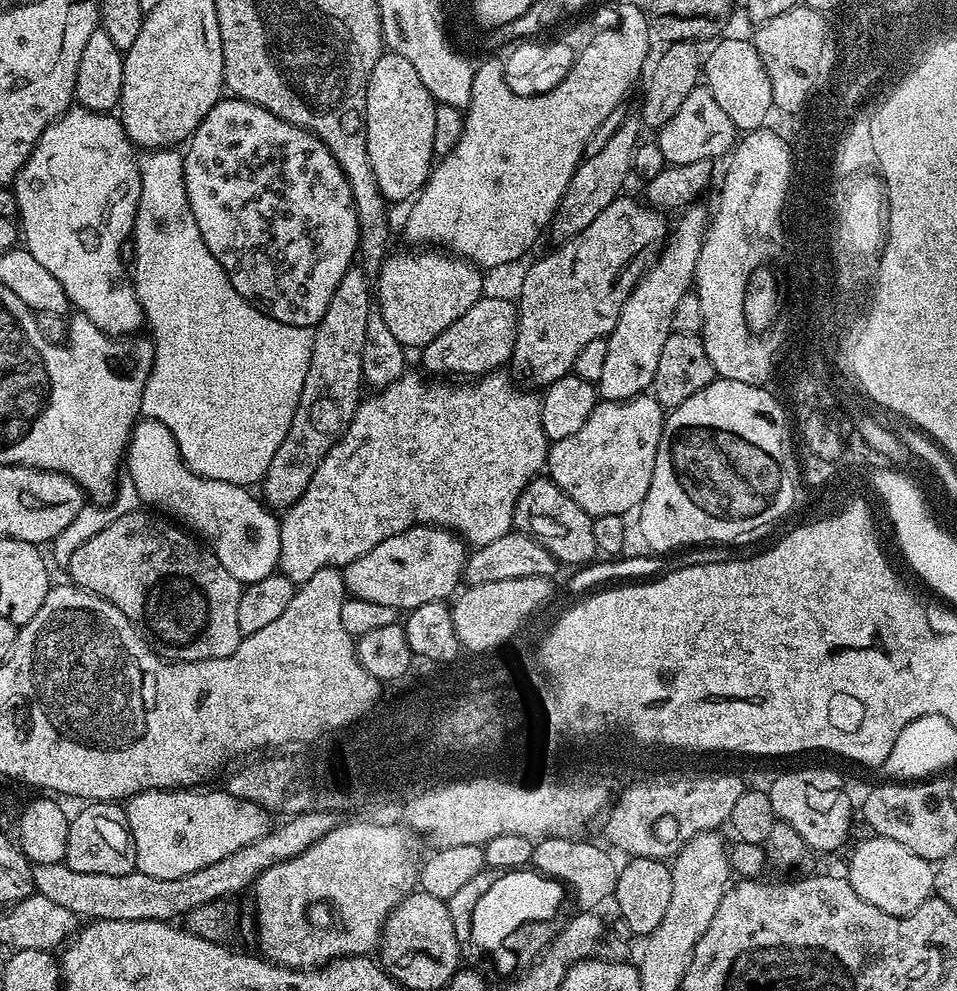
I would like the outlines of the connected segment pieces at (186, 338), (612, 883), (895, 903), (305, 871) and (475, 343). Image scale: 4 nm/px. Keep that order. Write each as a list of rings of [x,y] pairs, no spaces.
[[[148,150],[139,161],[140,201],[134,229],[136,260],[130,265],[130,279],[156,348],[140,411],[147,419],[162,422],[174,434],[190,470],[208,480],[259,485],[290,430],[306,382],[306,370],[310,370],[314,331],[270,318],[234,290],[228,272],[210,254],[210,246],[202,242],[202,230],[194,222],[194,210],[190,210],[186,198],[184,157],[179,151]]]
[[[546,836],[535,841],[531,867],[567,886],[571,895],[572,892],[576,895],[577,909],[596,910],[601,907],[599,904],[603,900],[611,901],[616,890],[618,864],[608,857],[609,849],[604,848],[599,848],[596,844],[587,844],[584,838]]]
[[[875,834],[869,835],[869,837],[869,840],[862,841],[853,850],[852,857],[848,860],[848,872],[846,871],[848,884],[854,890],[854,894],[858,894],[858,898],[862,898],[862,902],[866,902],[870,906],[878,906],[878,910],[882,910],[886,914],[908,916],[914,910],[918,910],[918,906],[922,906],[922,902],[926,902],[933,895],[935,867],[926,858],[914,854],[914,850],[910,850],[910,846],[902,846],[902,842],[894,842],[894,838]]]
[[[352,818],[349,824],[337,823],[314,846],[257,878],[259,955],[283,968],[311,970],[346,956],[369,955],[379,945],[386,918],[419,885],[422,855],[412,828],[375,822]]]
[[[481,296],[474,306],[470,306],[470,310],[466,310],[466,314],[462,314],[462,318],[458,318],[458,322],[446,326],[446,330],[442,330],[434,342],[424,347],[423,371],[428,374],[453,372],[456,378],[479,378],[503,369],[512,358],[519,317],[513,301]]]

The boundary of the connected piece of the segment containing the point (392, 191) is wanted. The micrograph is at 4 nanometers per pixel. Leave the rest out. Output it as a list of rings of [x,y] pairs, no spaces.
[[[385,51],[374,62],[366,90],[366,150],[385,201],[411,201],[428,183],[434,167],[434,110],[437,103],[422,86],[418,70],[396,52]]]

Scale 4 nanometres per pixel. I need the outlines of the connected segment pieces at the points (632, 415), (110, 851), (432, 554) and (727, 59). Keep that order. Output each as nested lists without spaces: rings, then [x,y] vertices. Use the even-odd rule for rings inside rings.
[[[641,394],[633,400],[601,399],[578,434],[570,434],[570,438],[555,441],[549,447],[547,475],[565,494],[574,498],[588,516],[624,516],[631,508],[632,511],[639,509],[646,498],[646,490],[650,490],[650,478],[654,478],[654,458],[658,458],[658,442],[662,438],[665,415],[665,409],[651,394]]]
[[[88,802],[81,808],[84,809],[68,821],[63,863],[68,864],[70,870],[82,870],[82,874],[130,874],[136,871],[136,847],[132,841],[127,811],[116,802]]]
[[[407,528],[405,532],[378,542],[374,550],[362,554],[362,558],[343,569],[347,595],[397,610],[411,610],[435,600],[447,601],[462,584],[466,559],[464,548],[465,541],[447,528]]]
[[[736,36],[724,39],[717,39],[711,45],[712,53],[709,56],[707,53],[702,64],[702,76],[710,94],[714,94],[714,102],[734,122],[737,133],[753,132],[769,123],[768,115],[774,103],[770,74],[751,39],[739,40]]]

